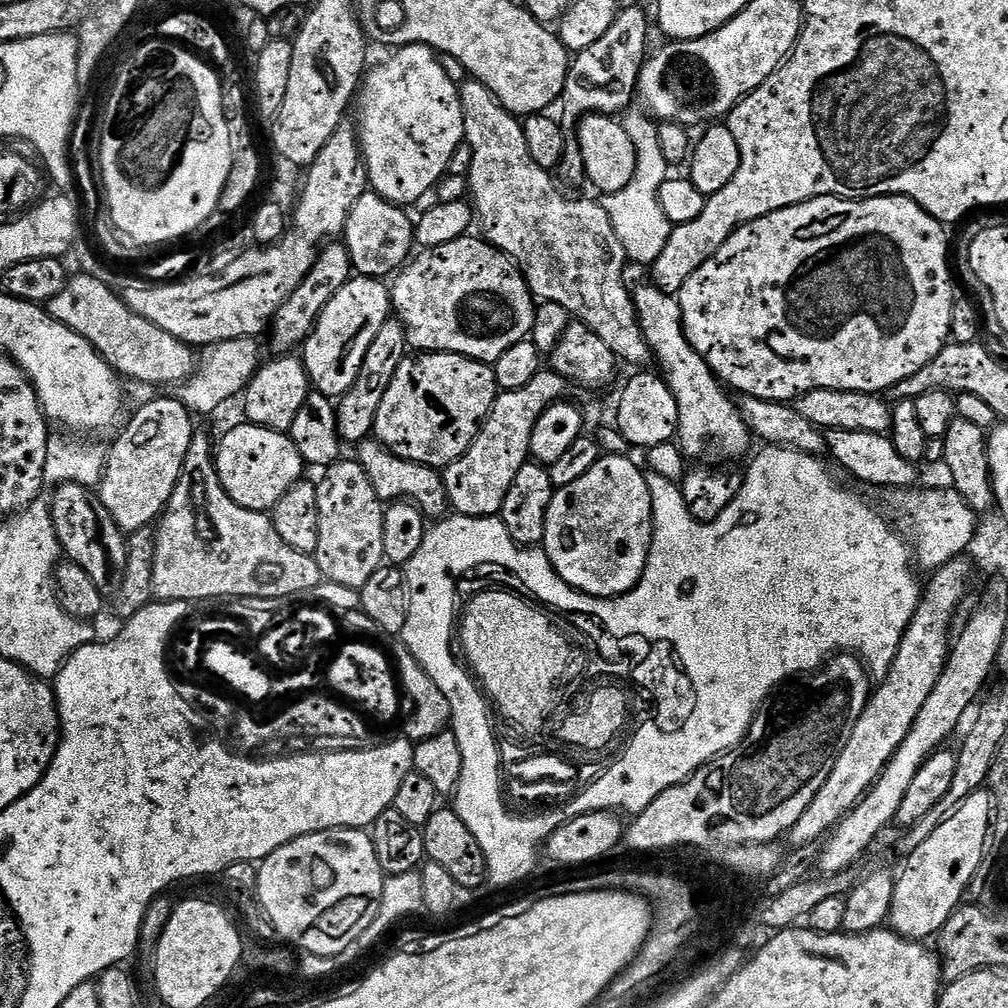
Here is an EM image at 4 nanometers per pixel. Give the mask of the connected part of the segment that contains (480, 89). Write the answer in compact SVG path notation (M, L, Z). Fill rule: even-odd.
M471 78L465 79L465 81L465 84L461 83L459 85L459 89L466 148L472 151L472 161L468 164L468 188L472 191L470 203L475 219L478 221L478 228L480 224L481 230L479 229L479 231L482 233L483 239L487 240L489 244L493 244L498 251L504 253L509 260L515 263L516 267L520 269L520 273L524 276L528 289L532 291L532 295L537 301L549 300L550 302L558 302L558 306L562 306L568 311L569 317L581 320L586 326L590 326L590 330L594 330L594 334L598 334L598 338L602 338L602 342L606 342L606 346L610 346L610 350L615 354L617 361L624 363L625 360L628 364L640 364L636 366L651 365L648 363L653 363L654 360L652 347L642 334L642 326L636 313L636 302L633 293L630 291L630 288L628 292L628 284L624 281L626 257L622 250L622 242L618 242L618 234L614 234L614 226L610 222L610 214L606 214L603 203L586 201L581 198L571 200L570 197L564 196L565 189L558 183L557 177L549 169L538 166L538 162L534 162L534 158L530 158L530 146L526 146L526 134L524 133L523 123L513 116L511 112L505 110L498 102L496 95L490 90L486 90L486 86L482 86L482 82Z

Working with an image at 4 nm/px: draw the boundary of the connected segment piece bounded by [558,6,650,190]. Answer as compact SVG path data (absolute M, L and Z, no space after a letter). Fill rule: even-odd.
M621 7L619 14L614 18L614 26L610 26L610 30L606 30L606 34L602 34L602 38L598 38L598 42L594 42L594 46L586 46L586 50L575 53L574 59L568 65L566 86L562 97L564 149L558 176L569 189L571 189L570 187L574 190L579 189L586 180L578 135L580 121L586 116L615 117L617 114L631 109L633 107L632 99L634 101L637 99L640 71L644 68L644 61L650 56L648 20L650 24L649 13L647 16L640 8Z

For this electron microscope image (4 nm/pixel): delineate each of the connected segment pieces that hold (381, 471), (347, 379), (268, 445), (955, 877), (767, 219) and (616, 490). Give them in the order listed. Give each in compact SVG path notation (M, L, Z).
M375 438L360 441L355 445L354 452L355 459L362 470L366 470L366 478L370 478L370 486L374 486L374 494L378 494L380 501L411 502L428 518L440 518L449 511L444 477L437 469L410 462L406 458L398 458Z
M357 275L348 280L346 286L342 286L342 290L338 290L338 294L330 298L330 302L308 333L308 339L302 345L302 359L308 371L311 387L333 398L344 396L350 390L350 386L354 386L354 380L358 378L358 370L362 370L362 362L366 358L366 350L370 350L370 342L374 342L378 330L382 330L384 323L390 319L391 312L390 288L383 279Z
M246 423L219 437L214 459L226 494L230 494L238 506L265 514L271 513L282 494L294 487L306 472L302 454L298 454L298 446L294 446L286 432L275 432L257 424Z
M981 790L970 794L970 798L966 798L963 806L958 808L953 816L946 818L946 822L942 822L942 826L938 826L938 830L934 830L934 834L930 834L930 839L926 841L923 846L918 846L918 850L914 850L914 854L910 854L904 861L904 869L901 870L900 876L895 877L896 886L894 888L894 898L892 899L892 915L890 917L891 931L897 932L900 936L905 936L908 940L915 940L917 942L927 941L927 936L935 937L946 926L946 922L956 912L957 908L961 907L964 899L964 891L966 886L970 886L970 878L974 878L974 874L978 870L978 866L984 859L986 859L986 852L984 847L988 844L988 832L990 836L990 829L994 824L994 801L992 793L988 790Z
M816 196L801 204L771 212L754 222L740 225L701 268L686 278L678 293L684 333L690 346L694 346L696 353L710 366L716 379L733 393L740 392L741 397L795 402L814 390L887 393L898 382L918 374L918 370L922 370L922 366L926 366L926 362L930 362L949 343L952 308L957 302L958 293L952 289L954 272L950 267L948 236L944 232L947 232L945 225L922 210L922 206L918 206L908 196L875 196L869 200Z
M601 455L600 460L578 482L555 489L550 510L546 514L546 534L543 549L552 563L552 572L572 588L587 596L611 598L628 592L639 580L648 565L652 545L652 503L648 477L627 455Z

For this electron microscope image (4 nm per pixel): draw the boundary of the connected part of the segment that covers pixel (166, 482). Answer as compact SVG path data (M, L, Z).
M164 396L161 400L153 398L141 403L139 407L140 409L133 414L132 421L130 416L123 425L124 433L113 442L112 449L107 449L104 476L98 485L99 498L106 510L110 510L110 518L114 518L114 522L126 534L142 530L148 525L155 525L159 521L174 494L176 483L180 481L182 466L186 462L186 454L190 450L190 442L194 435L194 416L188 411L187 403L183 399L171 400L170 397Z

